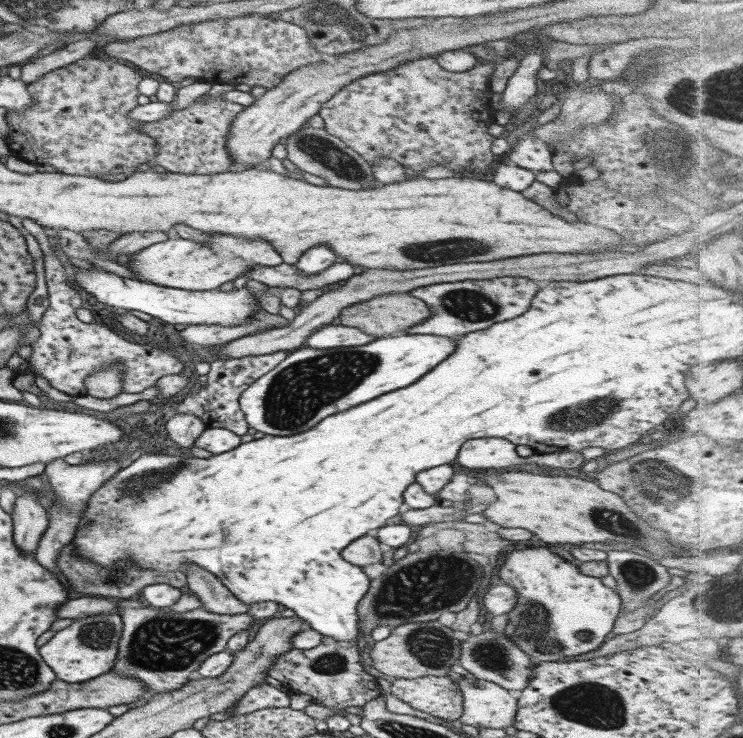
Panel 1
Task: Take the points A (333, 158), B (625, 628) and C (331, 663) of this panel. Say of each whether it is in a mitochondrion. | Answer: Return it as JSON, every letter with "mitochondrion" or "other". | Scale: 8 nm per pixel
{"A":"mitochondrion","B":"other","C":"mitochondrion"}

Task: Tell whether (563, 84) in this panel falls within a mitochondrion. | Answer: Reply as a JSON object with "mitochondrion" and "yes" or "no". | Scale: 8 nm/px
{"mitochondrion":"no"}

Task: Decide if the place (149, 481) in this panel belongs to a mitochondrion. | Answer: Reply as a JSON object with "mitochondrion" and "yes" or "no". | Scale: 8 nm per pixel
{"mitochondrion":"yes"}

